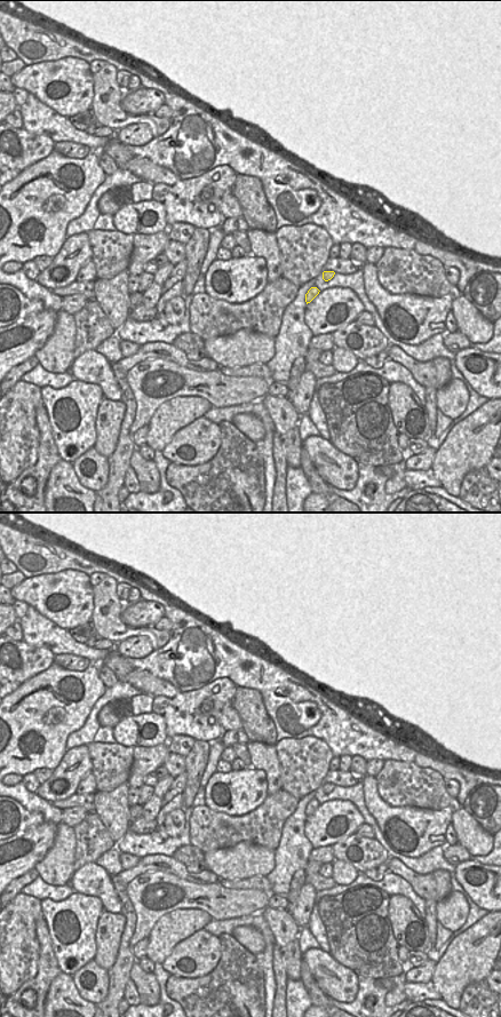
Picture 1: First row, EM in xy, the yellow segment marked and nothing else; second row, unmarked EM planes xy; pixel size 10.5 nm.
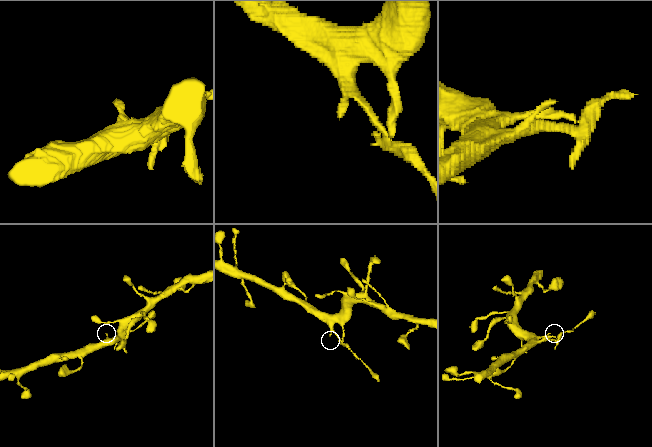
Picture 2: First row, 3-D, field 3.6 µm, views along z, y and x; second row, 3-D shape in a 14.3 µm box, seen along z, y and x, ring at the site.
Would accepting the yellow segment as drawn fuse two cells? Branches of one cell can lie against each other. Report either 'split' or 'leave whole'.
split

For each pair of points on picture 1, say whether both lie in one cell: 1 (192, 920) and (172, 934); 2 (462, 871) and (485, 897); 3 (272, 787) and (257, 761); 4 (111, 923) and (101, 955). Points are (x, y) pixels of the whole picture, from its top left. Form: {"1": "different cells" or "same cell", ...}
{"1": "same cell", "2": "same cell", "3": "same cell", "4": "same cell"}

